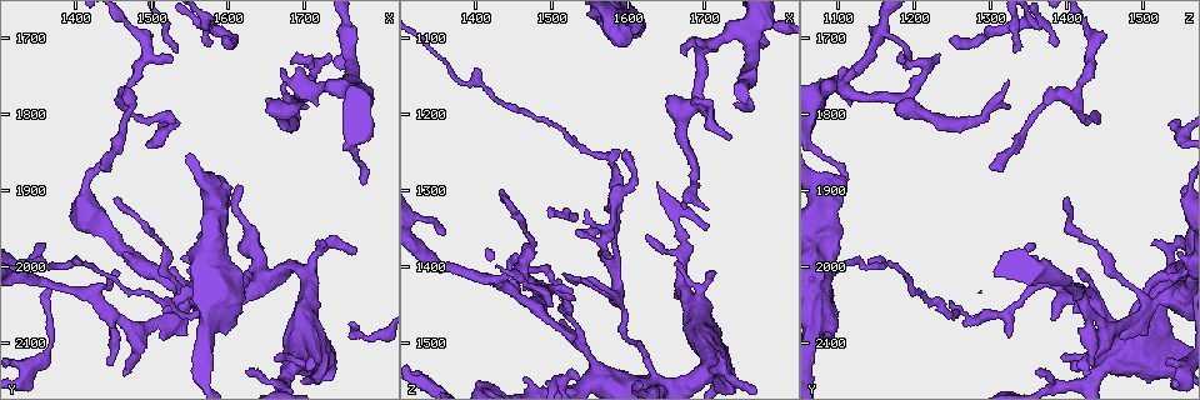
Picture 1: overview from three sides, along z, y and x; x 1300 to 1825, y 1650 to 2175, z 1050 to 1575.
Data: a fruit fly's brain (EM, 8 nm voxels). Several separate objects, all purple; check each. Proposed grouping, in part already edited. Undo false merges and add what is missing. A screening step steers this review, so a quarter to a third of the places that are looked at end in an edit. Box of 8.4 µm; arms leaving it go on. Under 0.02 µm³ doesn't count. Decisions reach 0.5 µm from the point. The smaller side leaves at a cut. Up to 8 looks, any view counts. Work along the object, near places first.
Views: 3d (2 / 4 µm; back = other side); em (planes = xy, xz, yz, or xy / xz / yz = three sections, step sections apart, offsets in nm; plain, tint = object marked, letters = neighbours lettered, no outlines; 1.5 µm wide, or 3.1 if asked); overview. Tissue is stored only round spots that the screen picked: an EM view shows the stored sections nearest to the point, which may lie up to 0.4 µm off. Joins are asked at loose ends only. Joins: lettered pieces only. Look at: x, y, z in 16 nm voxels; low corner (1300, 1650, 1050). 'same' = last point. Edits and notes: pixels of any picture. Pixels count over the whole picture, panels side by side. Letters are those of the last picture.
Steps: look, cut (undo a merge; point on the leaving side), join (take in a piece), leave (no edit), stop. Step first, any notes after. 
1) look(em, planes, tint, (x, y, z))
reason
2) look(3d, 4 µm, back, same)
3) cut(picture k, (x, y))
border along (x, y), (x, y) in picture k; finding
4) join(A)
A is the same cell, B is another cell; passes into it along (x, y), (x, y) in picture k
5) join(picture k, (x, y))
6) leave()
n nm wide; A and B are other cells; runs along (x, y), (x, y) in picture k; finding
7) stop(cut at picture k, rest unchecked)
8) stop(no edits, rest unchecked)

look(em, planes, tint, (1780, 1890, 1115))
an open end

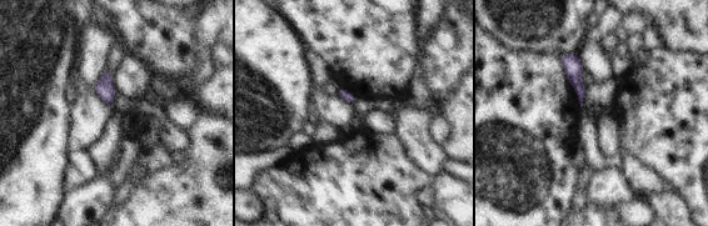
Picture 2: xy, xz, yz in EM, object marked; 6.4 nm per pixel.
look(em, planes, letters, same)

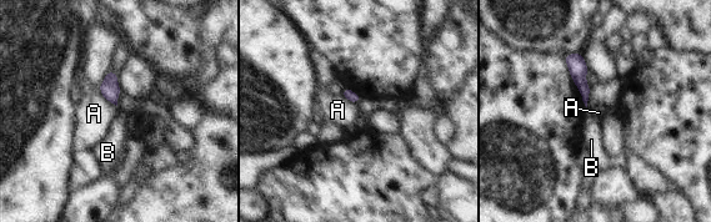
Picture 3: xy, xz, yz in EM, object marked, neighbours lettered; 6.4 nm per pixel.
leave()
A touches over 180 nm; A and B are other cells; border along (98, 87), (116, 106) in picture 3; no lettered piece goes on from it

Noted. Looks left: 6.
look(em, planes, tint, (1695, 1785, 1180))
a fork

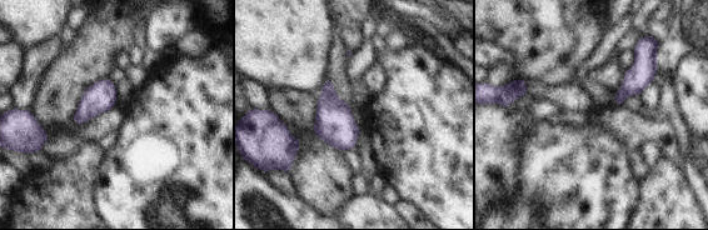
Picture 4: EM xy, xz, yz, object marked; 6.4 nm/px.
look(em, planes, letters, same)
what lies round it

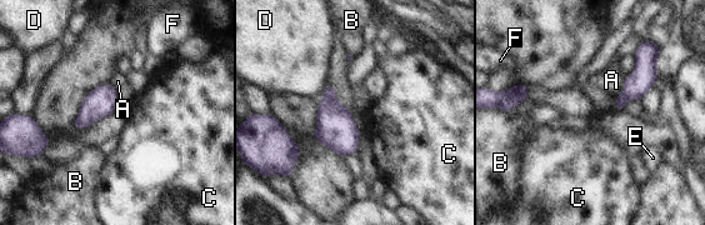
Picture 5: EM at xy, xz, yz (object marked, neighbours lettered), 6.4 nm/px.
leave()
A, B, C, D, E and F are other cells; all the same neuron

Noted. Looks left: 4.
look(3d, 4 µm, (1455, 1910, 1400))
thin end

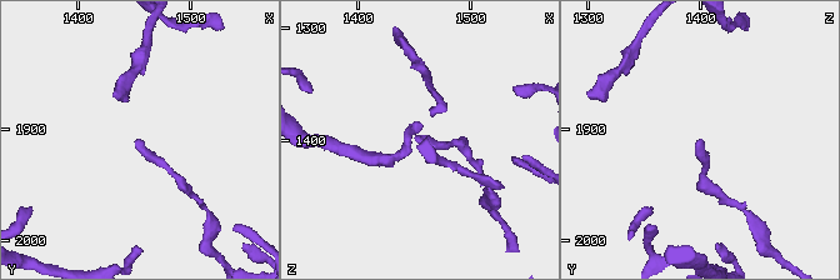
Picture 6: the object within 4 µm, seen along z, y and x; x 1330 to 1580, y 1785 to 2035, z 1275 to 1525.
look(em, xy, step 4, letters, (1452, 1908, 1400))

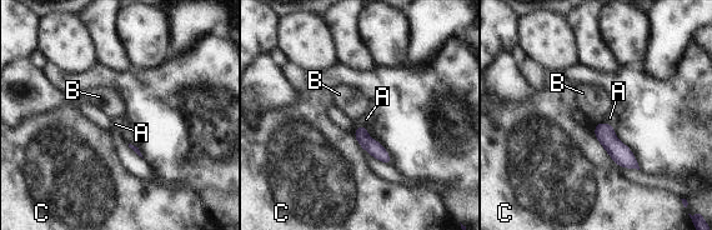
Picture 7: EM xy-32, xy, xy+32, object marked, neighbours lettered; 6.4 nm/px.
look(em, planes, letters, same)
cut it another way

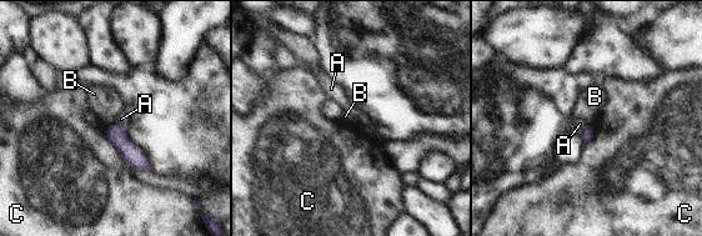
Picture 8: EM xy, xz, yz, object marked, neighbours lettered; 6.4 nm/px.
leave()
A, B and C are other cells; border along (111, 122), (106, 127) in picture 8; no lettered piece goes on from it

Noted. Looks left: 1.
stop(no edits, rest unchecked)

